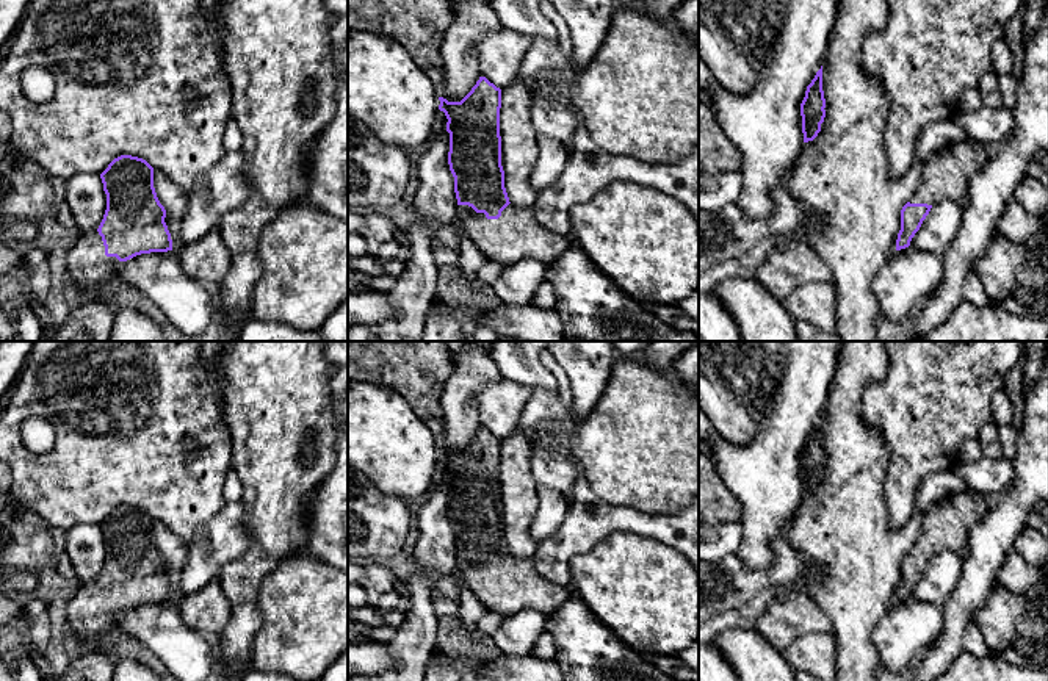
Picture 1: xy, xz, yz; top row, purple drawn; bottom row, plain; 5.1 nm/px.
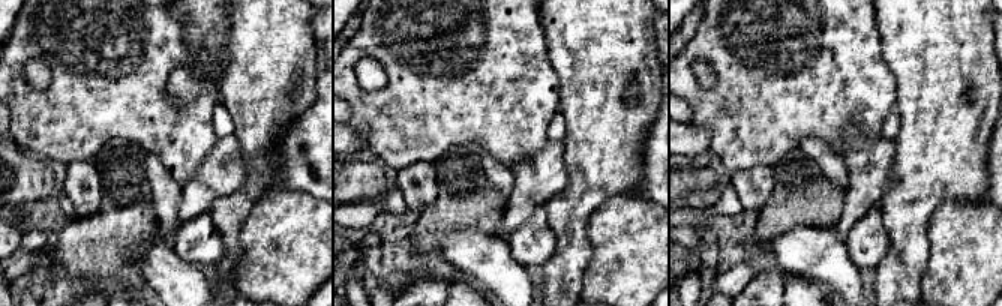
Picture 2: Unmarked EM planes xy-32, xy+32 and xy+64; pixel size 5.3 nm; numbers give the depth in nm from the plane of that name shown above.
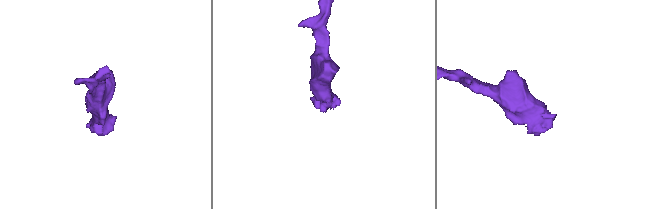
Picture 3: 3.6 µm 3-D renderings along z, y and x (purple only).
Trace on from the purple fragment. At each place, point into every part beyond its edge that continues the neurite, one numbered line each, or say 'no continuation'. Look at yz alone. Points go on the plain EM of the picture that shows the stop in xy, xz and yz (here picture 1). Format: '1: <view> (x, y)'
1: yz (946, 525)

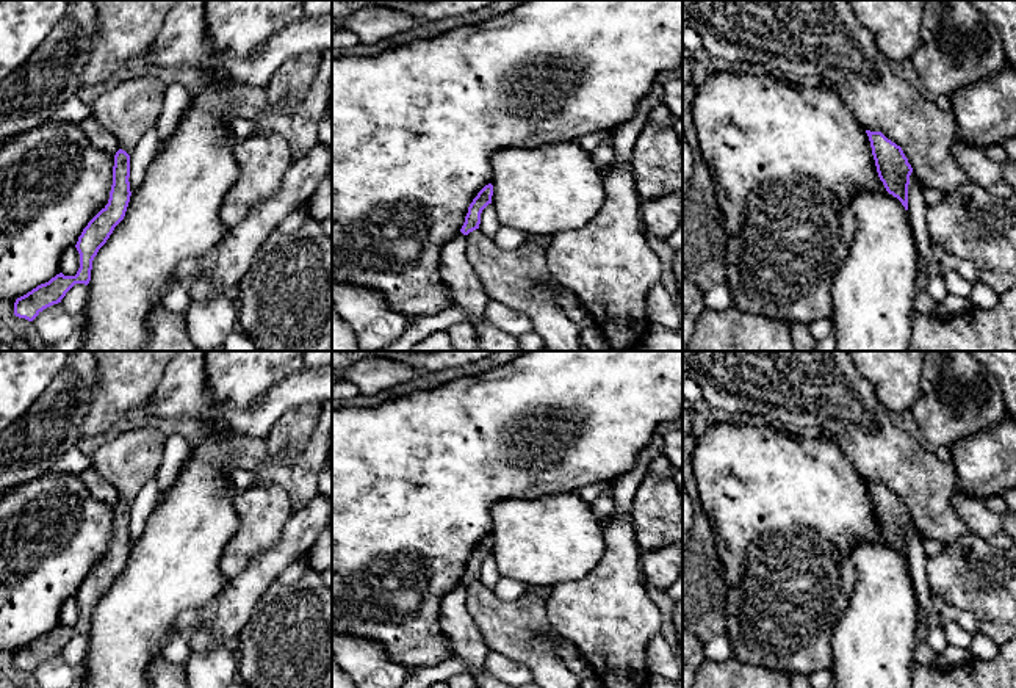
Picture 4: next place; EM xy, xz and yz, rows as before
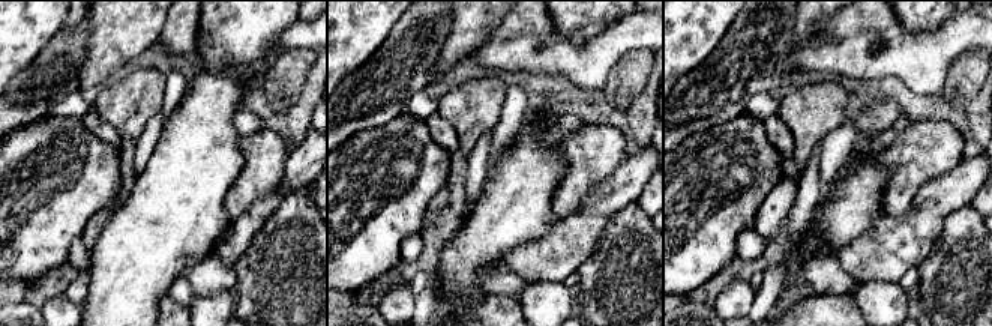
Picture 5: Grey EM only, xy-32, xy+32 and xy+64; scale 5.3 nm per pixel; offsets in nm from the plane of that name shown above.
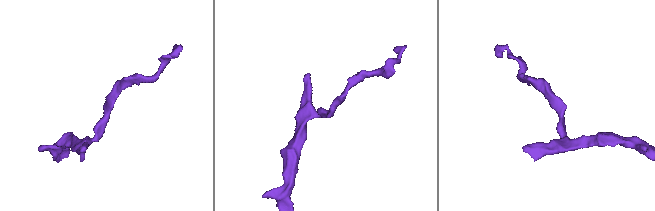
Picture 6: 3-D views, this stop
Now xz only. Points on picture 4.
no continuation

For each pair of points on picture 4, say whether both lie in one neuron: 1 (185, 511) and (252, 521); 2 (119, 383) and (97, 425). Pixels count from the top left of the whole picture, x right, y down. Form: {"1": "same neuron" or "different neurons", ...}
{"1": "different neurons", "2": "same neuron"}

